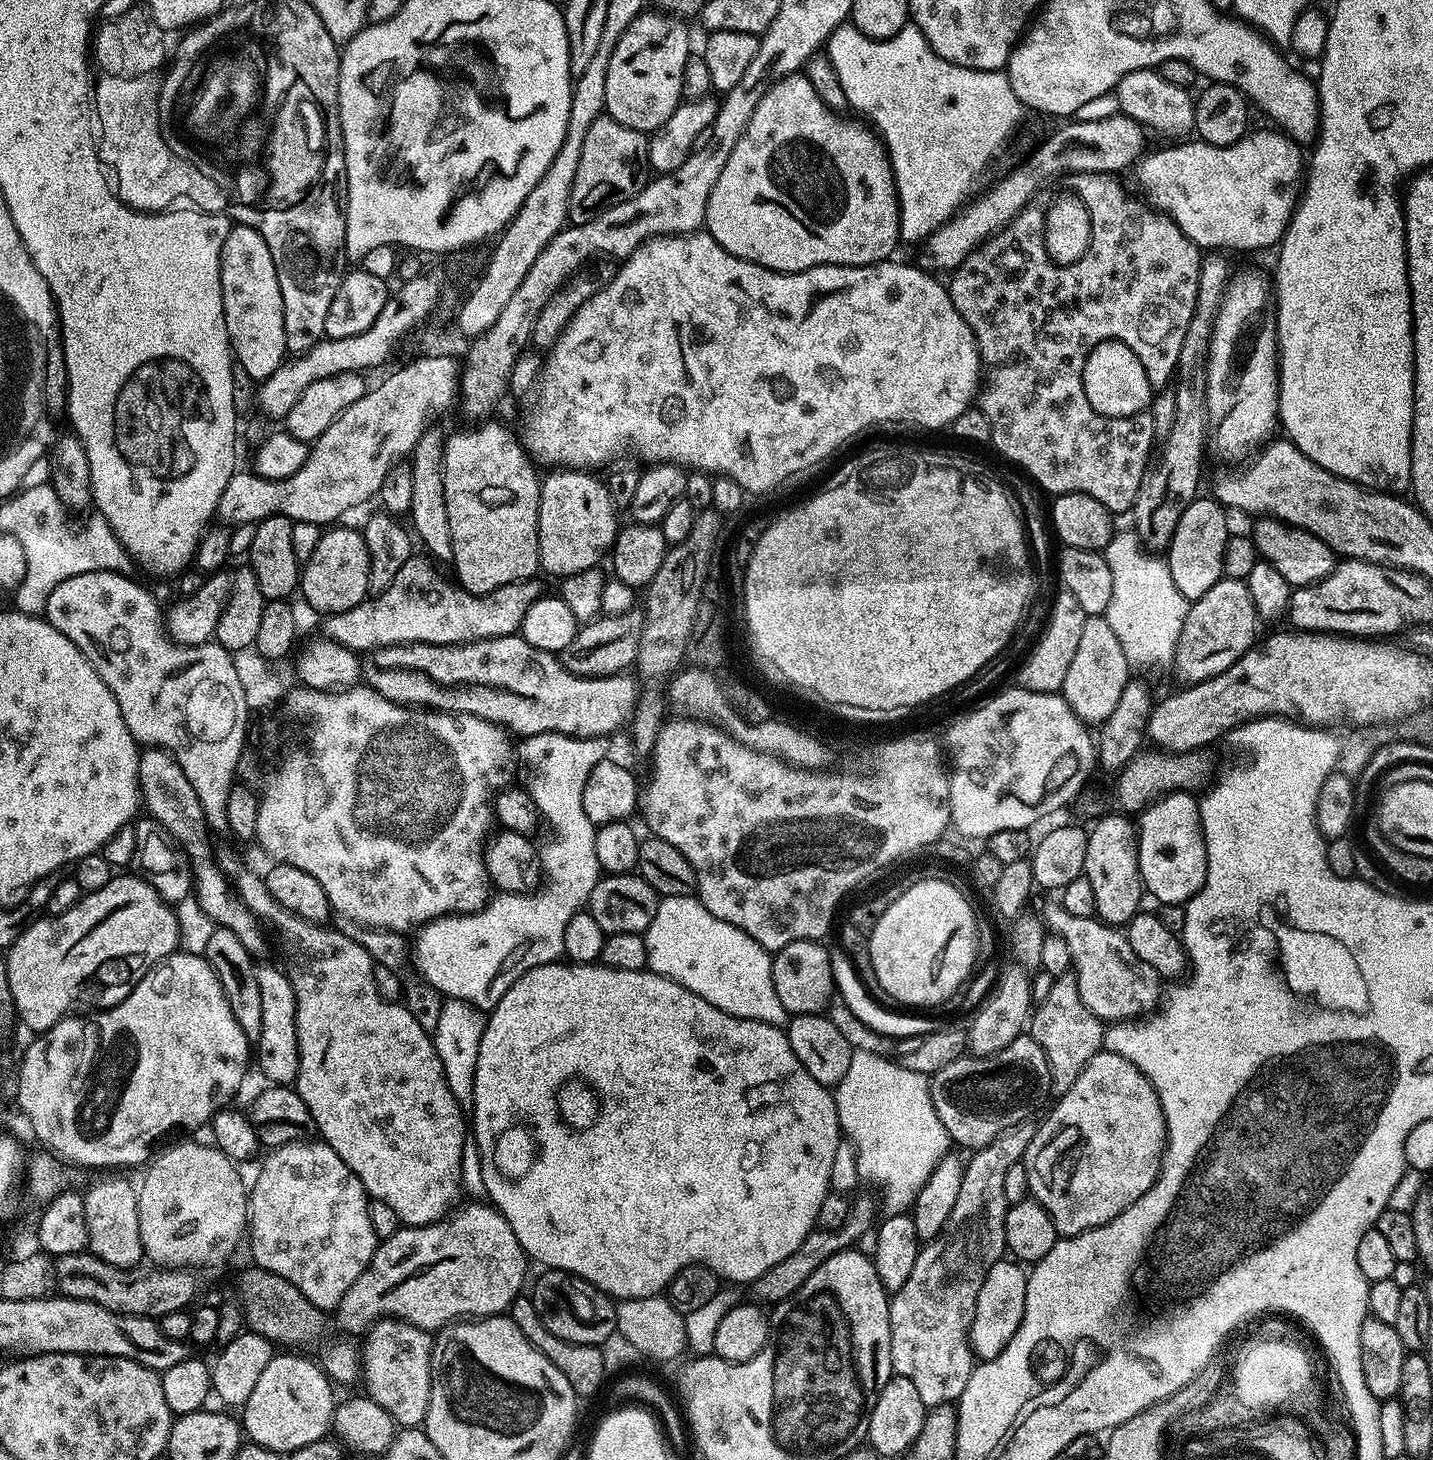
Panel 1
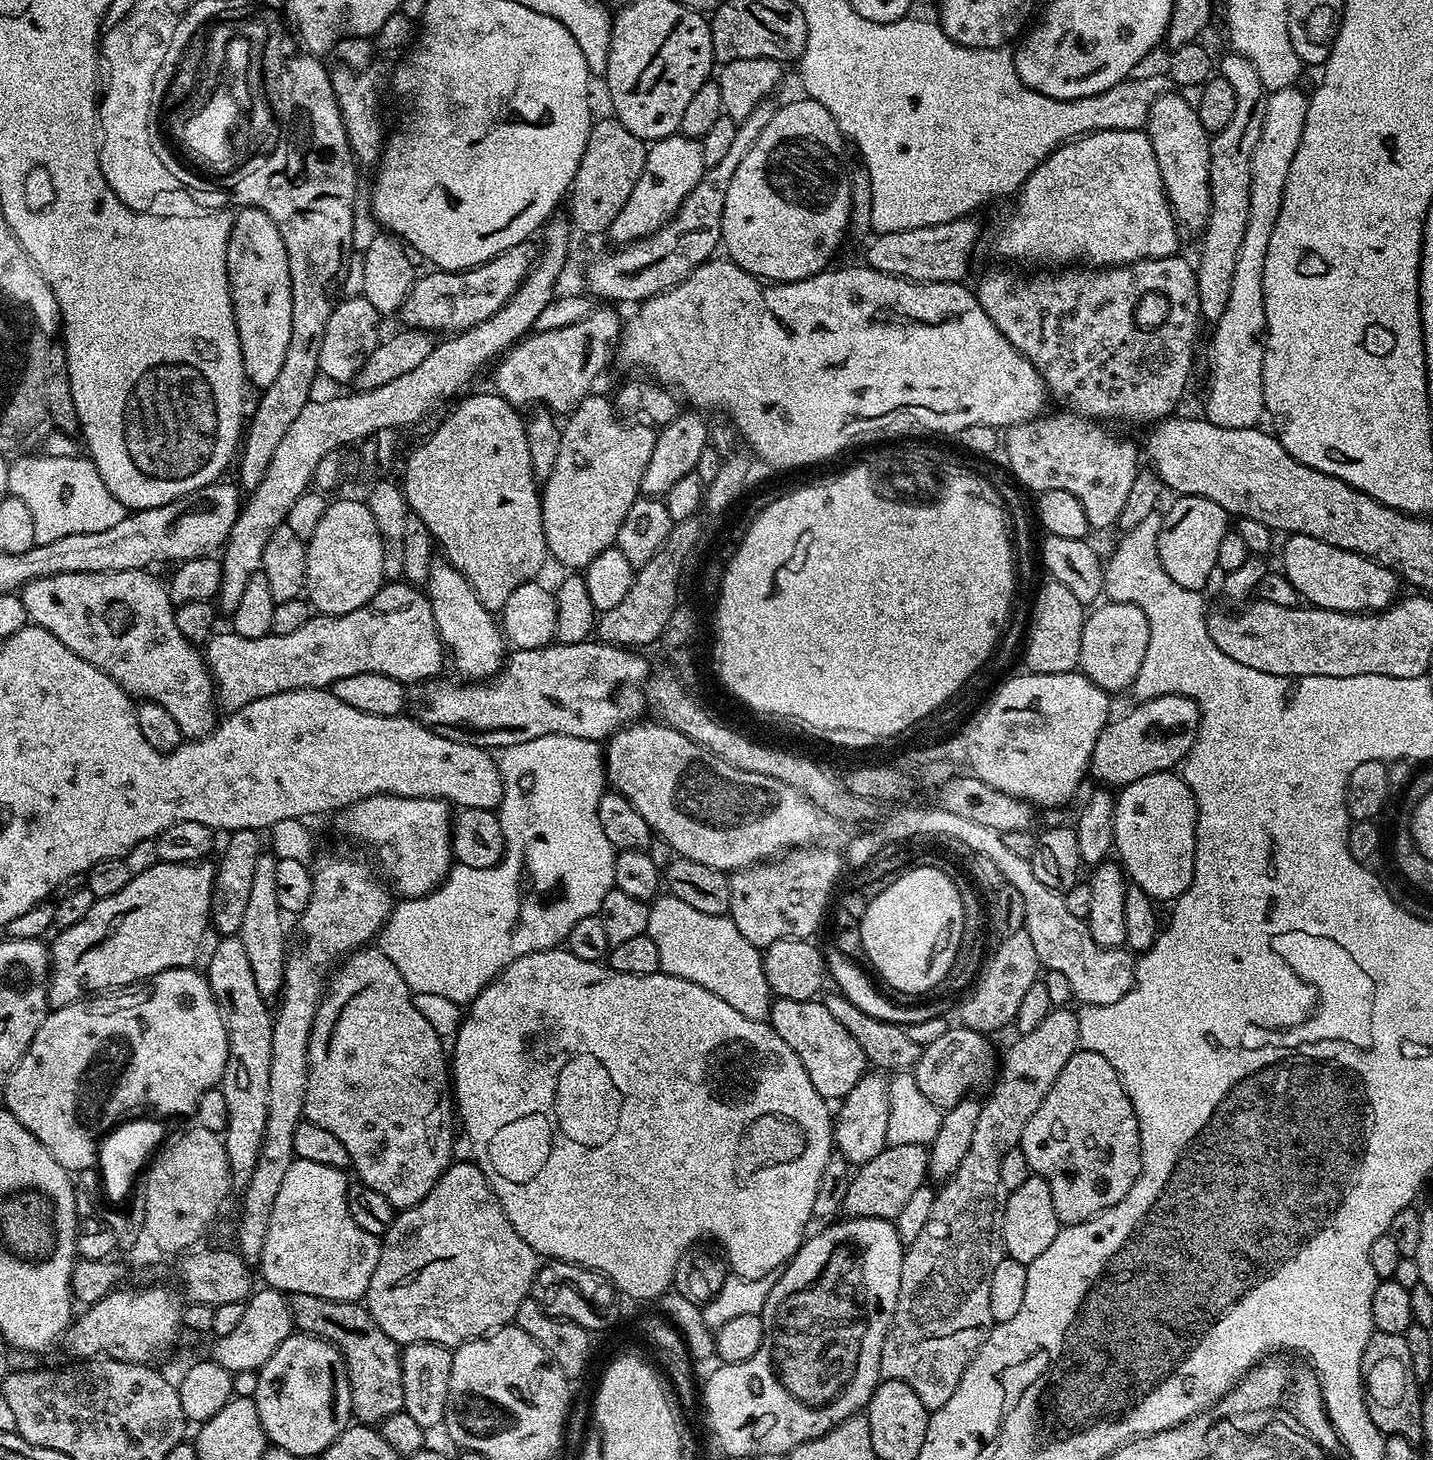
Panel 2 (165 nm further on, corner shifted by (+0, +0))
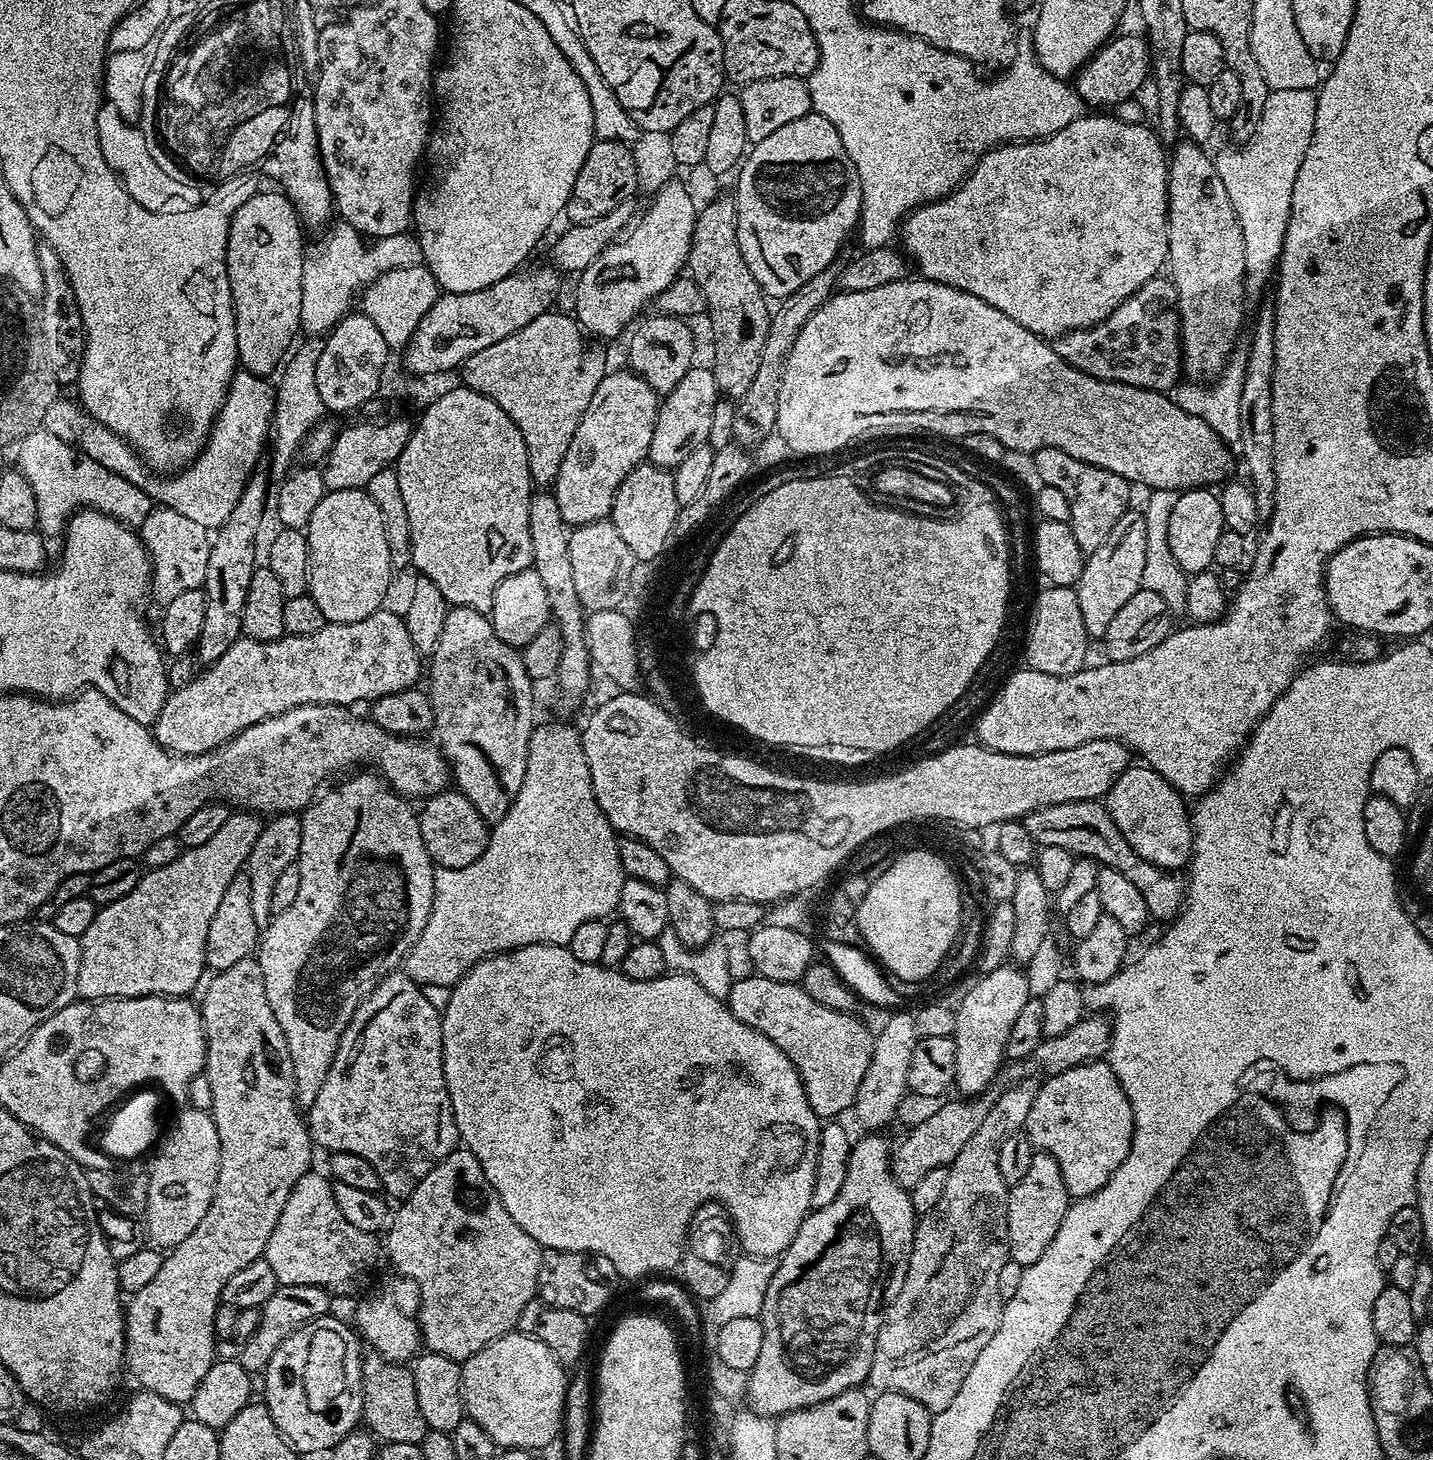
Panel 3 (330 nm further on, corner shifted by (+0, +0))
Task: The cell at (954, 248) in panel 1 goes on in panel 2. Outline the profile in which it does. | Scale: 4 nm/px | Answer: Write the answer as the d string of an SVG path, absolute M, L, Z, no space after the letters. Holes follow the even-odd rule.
M961 218L942 222L938 226L922 226L901 232L881 232L875 239L876 241L868 248L867 267L891 276L903 276L906 280L914 280L922 284L954 284L965 279L963 276L968 272L972 251L980 240L980 228L972 218Z

